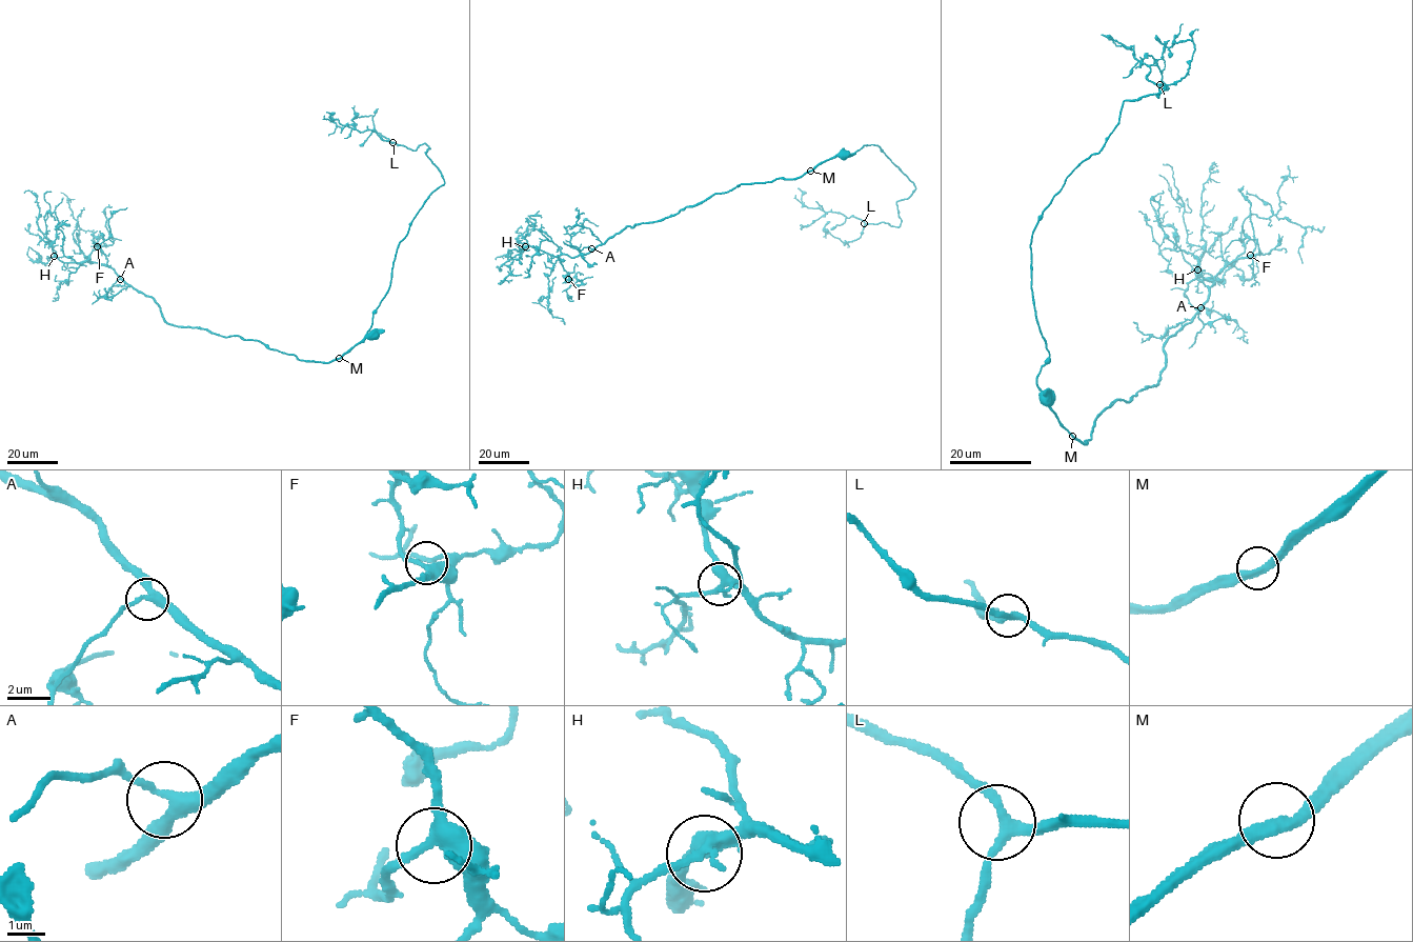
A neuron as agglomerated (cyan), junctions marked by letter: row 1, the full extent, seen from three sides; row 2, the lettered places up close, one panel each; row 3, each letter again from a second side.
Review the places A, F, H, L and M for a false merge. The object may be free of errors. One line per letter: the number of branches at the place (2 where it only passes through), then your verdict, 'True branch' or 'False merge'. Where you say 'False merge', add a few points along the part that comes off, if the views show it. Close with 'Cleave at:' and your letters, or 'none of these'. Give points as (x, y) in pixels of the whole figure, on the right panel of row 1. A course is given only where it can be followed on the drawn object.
A: Branches: 3. True branch
F: Branches: 3. True branch
H: Branches: 3. True branch
L: Branches: 3. True branch
M: Branches: 2. True branch
Cleave at: none of these

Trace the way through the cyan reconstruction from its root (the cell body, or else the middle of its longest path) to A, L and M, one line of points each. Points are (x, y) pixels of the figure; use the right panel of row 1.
A: (1046, 396), (1058, 421), (1086, 443), (1095, 419), (1116, 400), (1128, 402), (1158, 382), (1164, 343), (1200, 307)
L: (1046, 396), (1034, 227), (1123, 102), (1165, 85), (1158, 97), (1159, 84)
M: (1046, 396), (1058, 421), (1072, 436)

